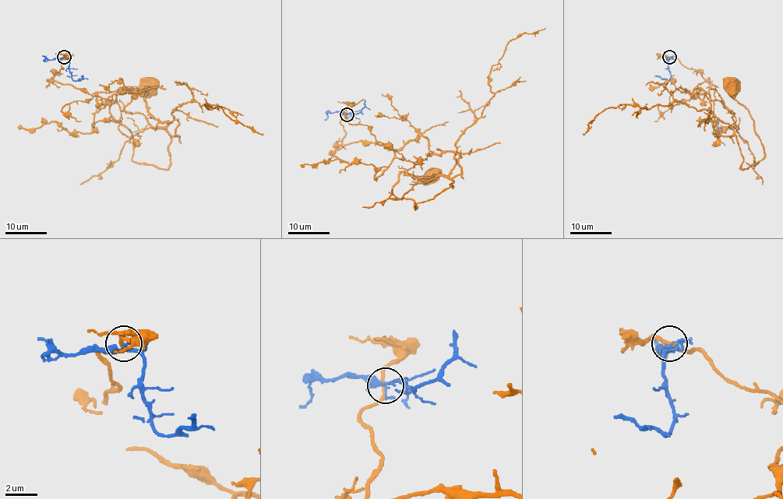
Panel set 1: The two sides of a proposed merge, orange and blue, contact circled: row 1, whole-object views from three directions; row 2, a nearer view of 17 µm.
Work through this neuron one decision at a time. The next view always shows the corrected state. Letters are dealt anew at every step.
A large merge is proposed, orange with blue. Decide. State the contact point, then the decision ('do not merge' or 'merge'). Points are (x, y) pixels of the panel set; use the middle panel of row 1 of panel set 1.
(347, 114) | do not merge

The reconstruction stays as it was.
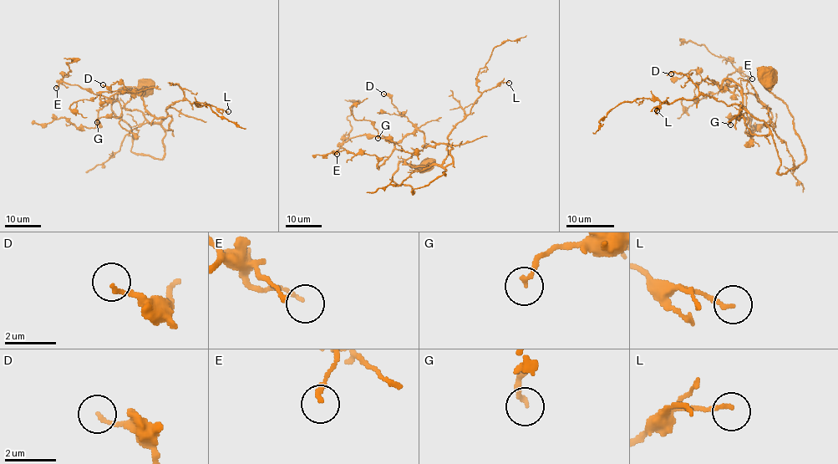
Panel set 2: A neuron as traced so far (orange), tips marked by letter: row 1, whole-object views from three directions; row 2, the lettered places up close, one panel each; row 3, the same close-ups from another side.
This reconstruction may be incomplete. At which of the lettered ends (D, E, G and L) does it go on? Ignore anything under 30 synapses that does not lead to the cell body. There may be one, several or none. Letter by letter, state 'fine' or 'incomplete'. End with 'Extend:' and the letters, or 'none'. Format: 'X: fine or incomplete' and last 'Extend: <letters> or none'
D: fine
E: fine
G: fine
L: fine
Extend: none

